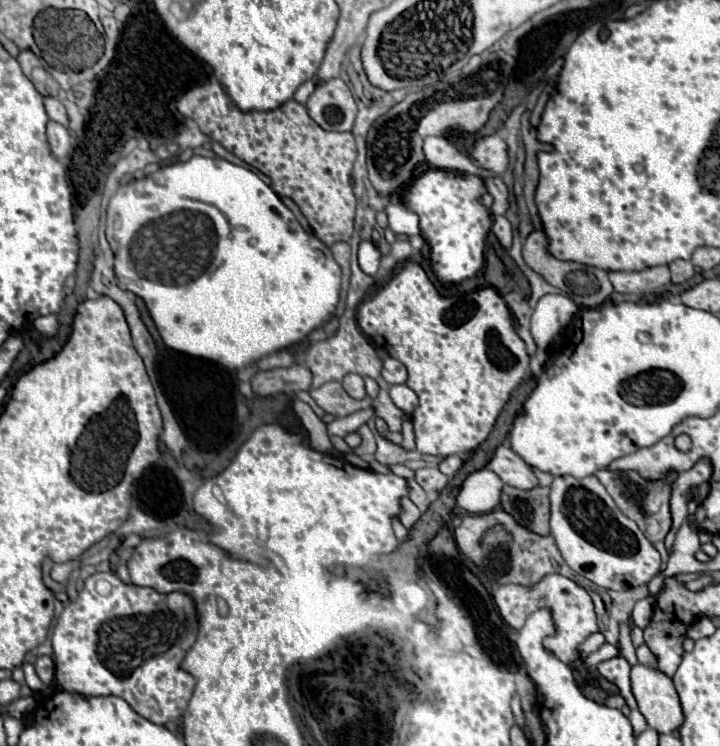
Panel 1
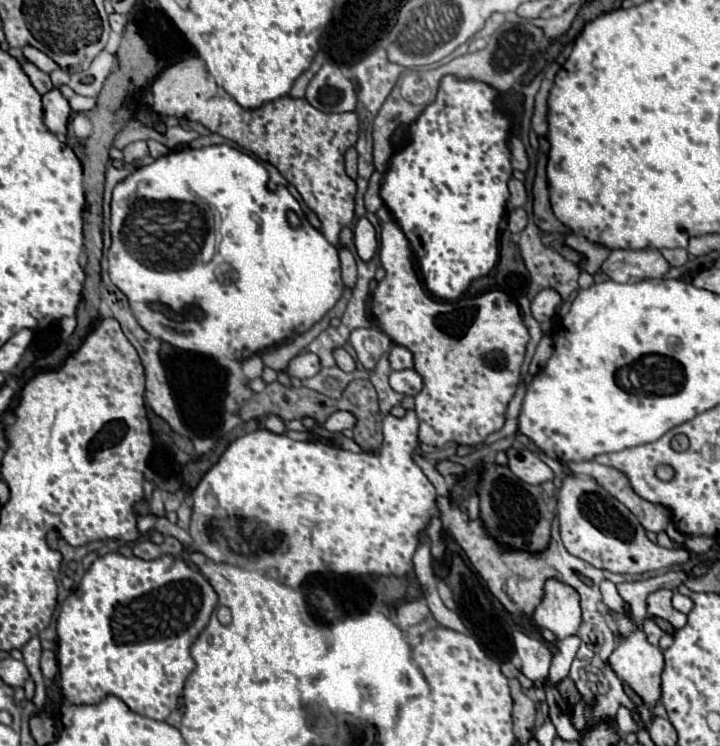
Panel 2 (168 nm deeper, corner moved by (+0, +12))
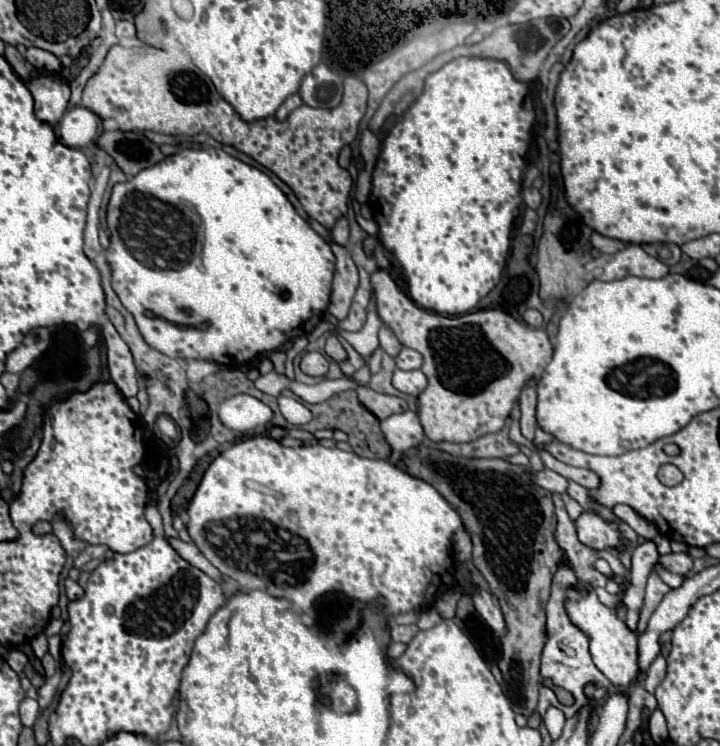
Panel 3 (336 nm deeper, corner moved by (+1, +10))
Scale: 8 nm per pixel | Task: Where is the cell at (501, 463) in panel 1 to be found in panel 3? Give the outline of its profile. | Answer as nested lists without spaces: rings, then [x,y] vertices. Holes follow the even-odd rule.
[[[541,470],[539,474],[533,474],[533,480],[541,486],[541,488],[545,488],[545,490],[549,490],[549,492],[557,492],[557,494],[565,494],[567,492],[567,480],[561,476],[561,474],[557,474],[557,472],[553,472],[553,470]]]

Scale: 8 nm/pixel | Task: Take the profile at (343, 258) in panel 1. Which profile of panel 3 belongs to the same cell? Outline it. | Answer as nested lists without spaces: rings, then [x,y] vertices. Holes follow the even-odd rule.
[[[341,216],[335,226],[331,228],[331,234],[333,234],[333,240],[339,244],[339,246],[345,246],[347,240],[349,240],[349,222],[347,222],[347,216]]]

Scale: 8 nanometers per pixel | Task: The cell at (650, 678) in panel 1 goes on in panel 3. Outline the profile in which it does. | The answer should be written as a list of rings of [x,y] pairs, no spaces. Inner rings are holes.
[[[587,590],[585,594],[577,598],[565,600],[565,612],[569,622],[579,628],[587,640],[589,640],[589,654],[593,658],[593,664],[617,686],[629,686],[633,678],[637,678],[637,634],[627,628],[627,624],[613,614],[611,608],[607,608],[603,602],[599,602],[597,594],[593,590]]]

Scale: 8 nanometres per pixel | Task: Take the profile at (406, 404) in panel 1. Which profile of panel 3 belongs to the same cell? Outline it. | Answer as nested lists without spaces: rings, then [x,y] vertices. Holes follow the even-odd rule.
[[[395,370],[393,374],[393,386],[399,390],[399,392],[405,392],[405,394],[411,394],[411,396],[419,396],[425,386],[427,386],[427,378],[421,370]]]

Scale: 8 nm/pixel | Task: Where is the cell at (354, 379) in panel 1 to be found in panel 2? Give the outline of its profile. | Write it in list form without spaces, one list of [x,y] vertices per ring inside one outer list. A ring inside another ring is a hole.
[[[344,348],[334,350],[334,358],[336,358],[336,364],[338,364],[340,370],[344,370],[344,372],[354,372],[354,370],[356,370],[354,358],[352,358]]]

